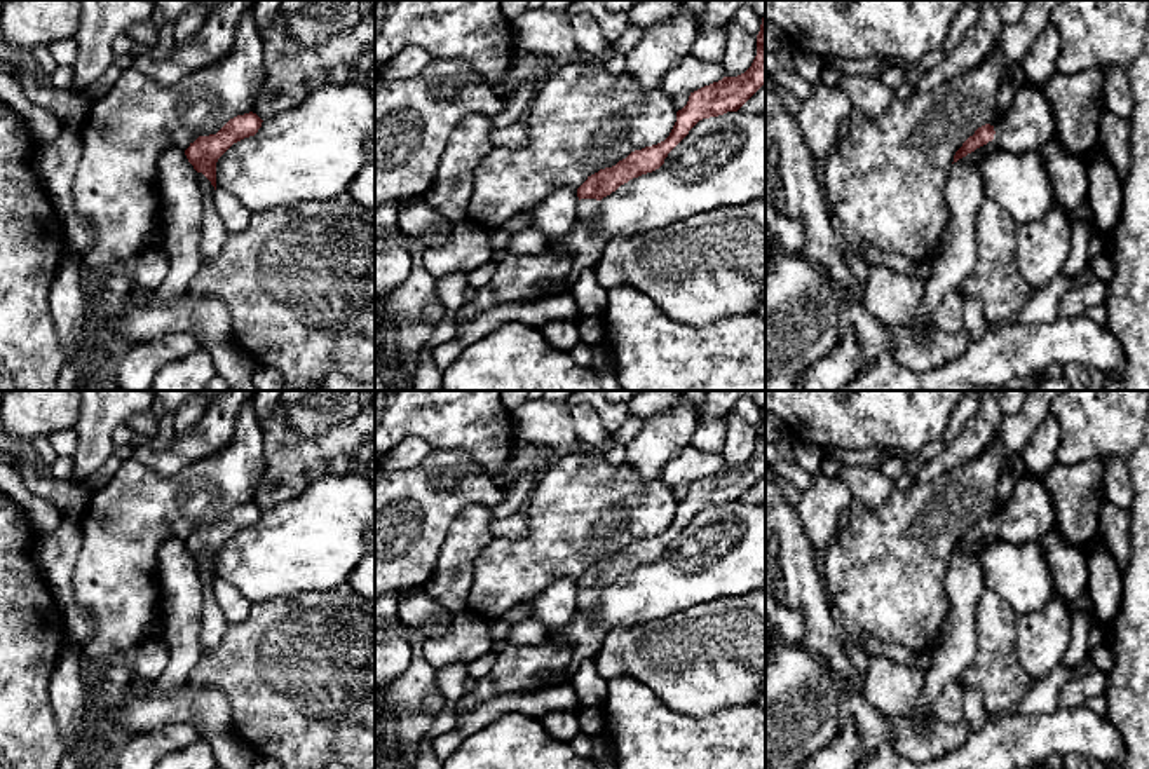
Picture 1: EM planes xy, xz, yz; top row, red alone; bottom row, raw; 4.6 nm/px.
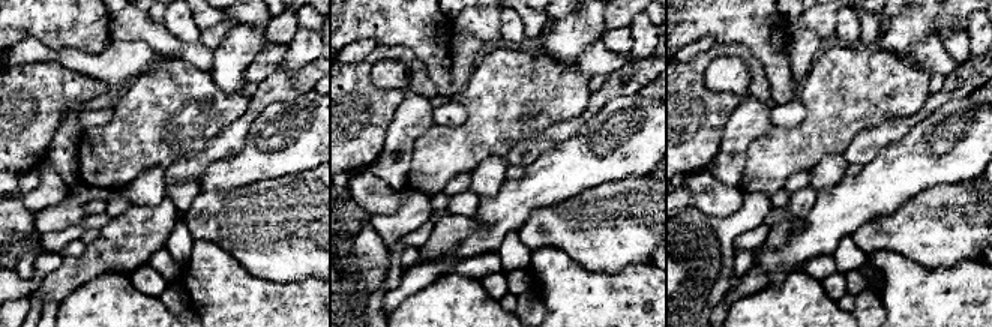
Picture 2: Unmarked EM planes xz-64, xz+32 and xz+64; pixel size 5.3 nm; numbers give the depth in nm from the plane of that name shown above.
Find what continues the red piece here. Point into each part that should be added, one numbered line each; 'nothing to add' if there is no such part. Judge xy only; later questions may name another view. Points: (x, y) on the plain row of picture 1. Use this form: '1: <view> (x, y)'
nothing to add

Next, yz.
1: yz (1031, 513)

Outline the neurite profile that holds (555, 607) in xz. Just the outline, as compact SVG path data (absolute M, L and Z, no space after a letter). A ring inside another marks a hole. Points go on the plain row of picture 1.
M574 579L553 582L532 602L532 617L541 621L547 633L567 626L577 614L577 593Z

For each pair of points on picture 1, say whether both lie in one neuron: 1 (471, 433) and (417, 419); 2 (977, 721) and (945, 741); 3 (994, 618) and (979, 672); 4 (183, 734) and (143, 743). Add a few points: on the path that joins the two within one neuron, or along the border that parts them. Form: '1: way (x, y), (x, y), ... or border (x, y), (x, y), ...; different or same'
1: way (457, 419), (431, 419); same
2: border (963, 722), (973, 731); different
3: way (994, 632), (992, 658); same
4: way (173, 736), (154, 743); same

